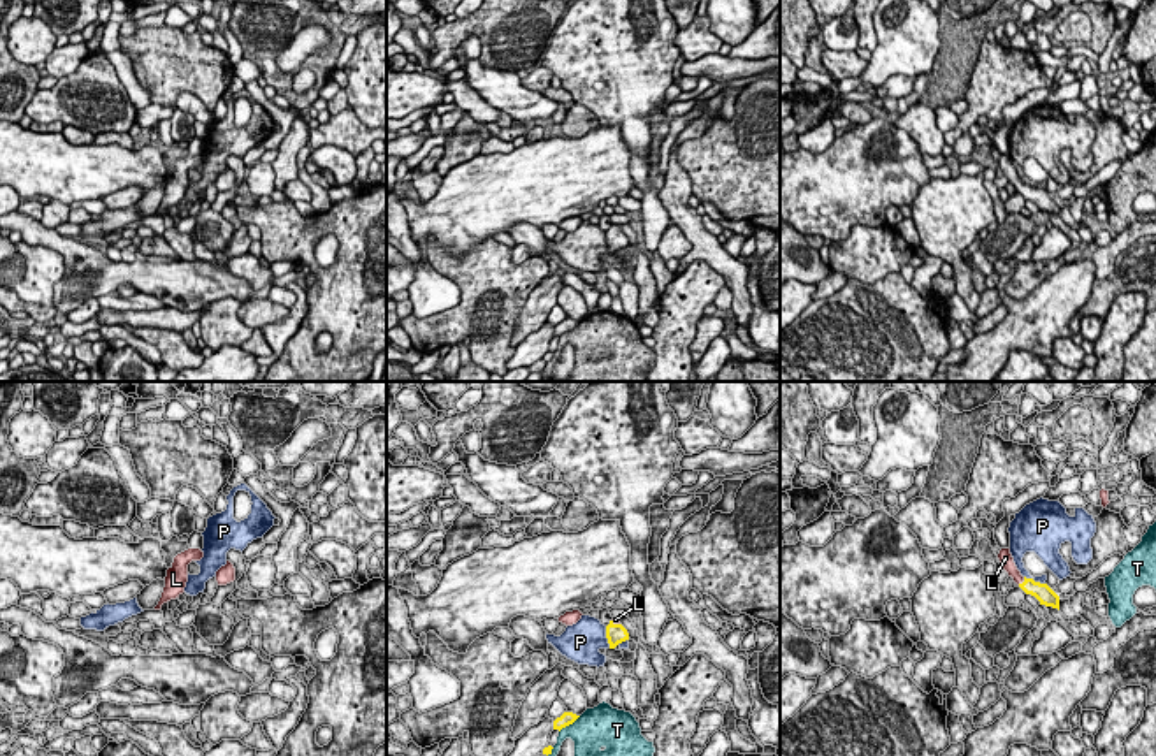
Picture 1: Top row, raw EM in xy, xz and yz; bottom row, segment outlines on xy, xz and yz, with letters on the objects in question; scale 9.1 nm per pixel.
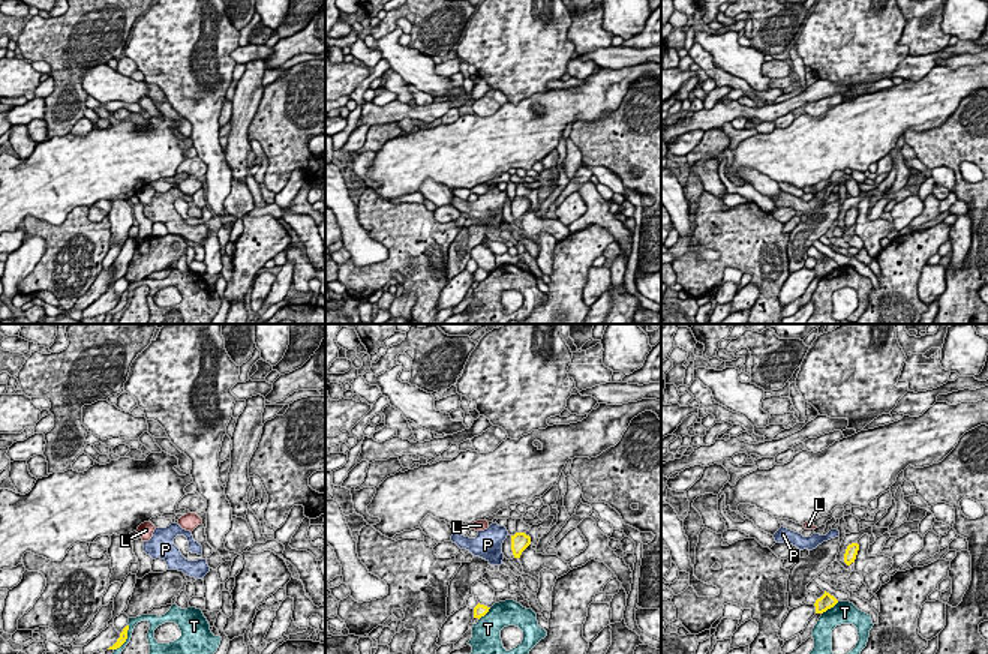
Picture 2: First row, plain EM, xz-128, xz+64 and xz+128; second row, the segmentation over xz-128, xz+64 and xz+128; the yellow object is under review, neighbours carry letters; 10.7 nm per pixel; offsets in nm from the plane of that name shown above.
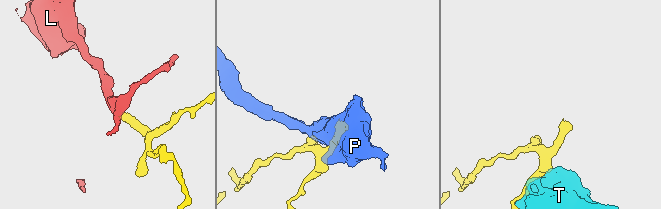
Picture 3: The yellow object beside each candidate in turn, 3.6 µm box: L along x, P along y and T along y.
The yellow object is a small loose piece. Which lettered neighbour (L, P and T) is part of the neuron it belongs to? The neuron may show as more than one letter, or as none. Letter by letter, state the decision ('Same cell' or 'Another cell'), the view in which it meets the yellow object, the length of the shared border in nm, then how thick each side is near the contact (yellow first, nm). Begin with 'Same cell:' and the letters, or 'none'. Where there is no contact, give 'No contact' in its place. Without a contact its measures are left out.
Same cell: L
L: Same cell. Touches yellow in yz. Shared border 110 nm. Thickness 160 nm (yellow) against 120 nm
P: Another cell. Touches yellow in xz. Shared border 200 nm. Thickness 190 nm (yellow) against 360 nm
T: Another cell. Touches yellow in xz. Shared border 260 nm. Thickness 130 nm (yellow) against 360 nm

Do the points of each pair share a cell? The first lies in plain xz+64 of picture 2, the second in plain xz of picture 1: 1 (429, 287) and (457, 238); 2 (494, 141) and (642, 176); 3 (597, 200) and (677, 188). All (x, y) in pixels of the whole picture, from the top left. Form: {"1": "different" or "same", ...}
{"1": "different", "2": "different", "3": "same"}

